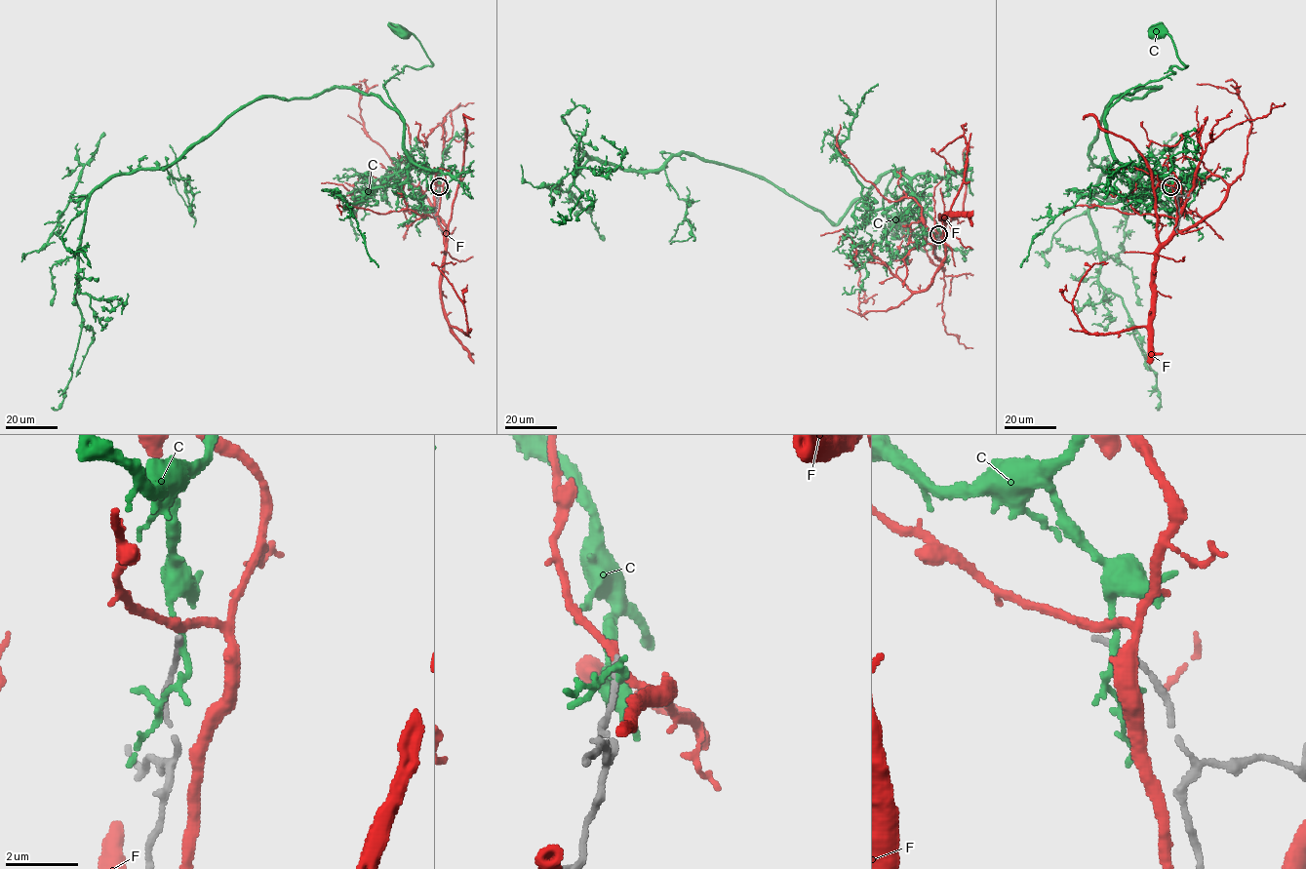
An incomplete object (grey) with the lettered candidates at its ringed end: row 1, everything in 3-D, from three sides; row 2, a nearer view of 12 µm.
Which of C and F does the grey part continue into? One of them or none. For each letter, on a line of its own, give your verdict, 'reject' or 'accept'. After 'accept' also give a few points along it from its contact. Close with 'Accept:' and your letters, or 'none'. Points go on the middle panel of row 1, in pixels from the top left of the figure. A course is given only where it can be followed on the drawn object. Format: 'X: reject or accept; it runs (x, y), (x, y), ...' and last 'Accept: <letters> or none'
C: reject
F: reject
Accept: none

